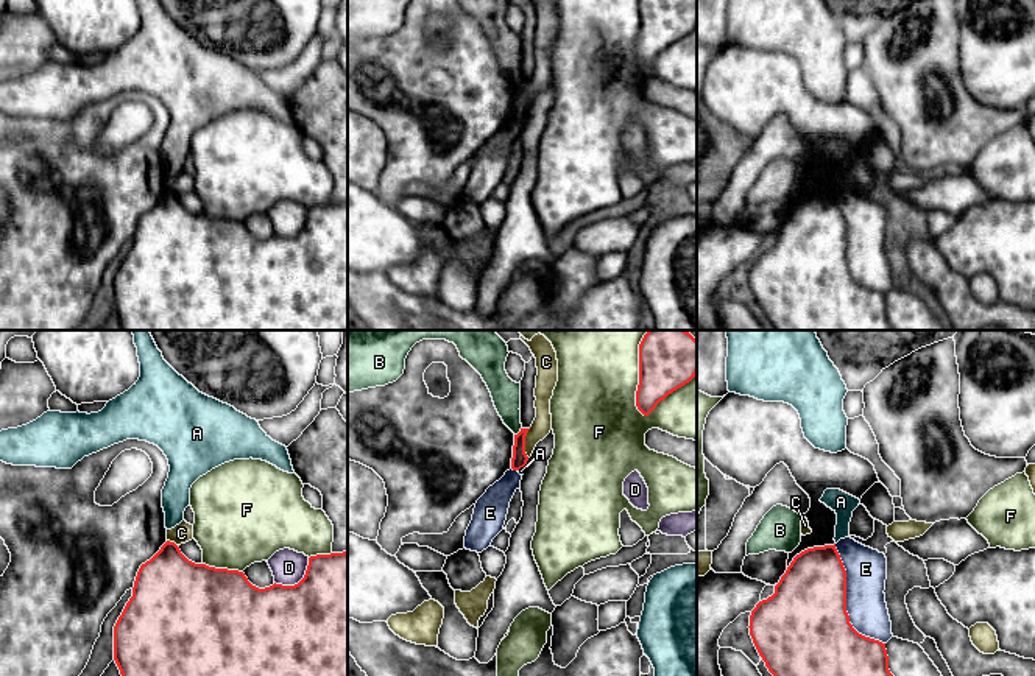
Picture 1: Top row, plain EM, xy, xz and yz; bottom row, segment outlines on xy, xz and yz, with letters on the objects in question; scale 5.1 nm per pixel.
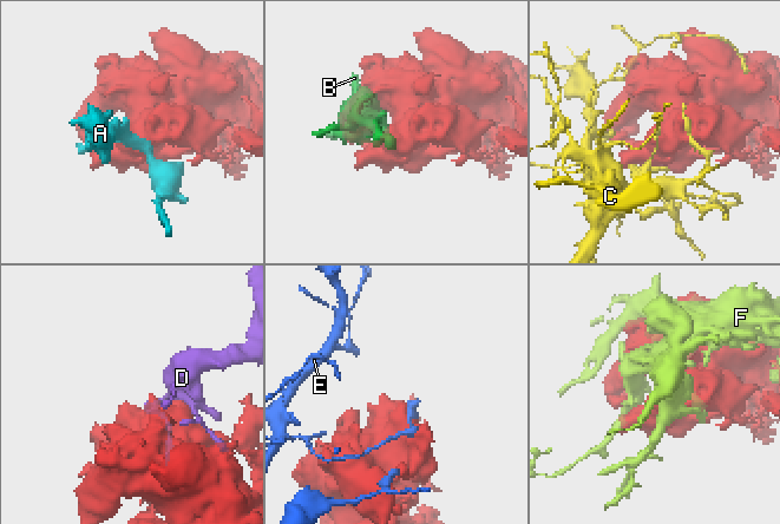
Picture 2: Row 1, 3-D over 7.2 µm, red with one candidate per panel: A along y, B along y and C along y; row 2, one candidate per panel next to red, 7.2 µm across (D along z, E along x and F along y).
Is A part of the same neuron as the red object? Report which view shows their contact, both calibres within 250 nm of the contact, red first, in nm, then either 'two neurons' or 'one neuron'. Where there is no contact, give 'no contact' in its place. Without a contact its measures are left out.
meets red in xz; 80 nm thick on the red side, 20 nm on the other; two neurons

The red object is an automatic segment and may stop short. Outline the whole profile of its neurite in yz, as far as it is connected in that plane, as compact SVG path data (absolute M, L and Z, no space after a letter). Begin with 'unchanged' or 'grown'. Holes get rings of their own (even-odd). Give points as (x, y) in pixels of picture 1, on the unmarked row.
unchanged; M834 196L793 209L775 245L756 255L750 287L775 330L895 330L885 294L859 285L846 263L846 221Z

